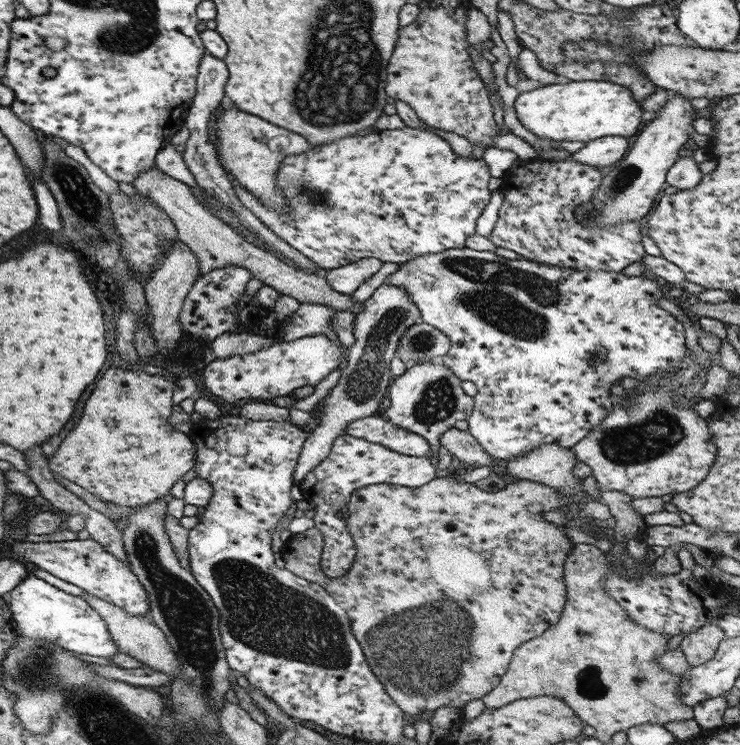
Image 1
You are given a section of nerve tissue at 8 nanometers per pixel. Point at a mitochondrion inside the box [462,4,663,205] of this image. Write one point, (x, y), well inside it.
(629, 37)

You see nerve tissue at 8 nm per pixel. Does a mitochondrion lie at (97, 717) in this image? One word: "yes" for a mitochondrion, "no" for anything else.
yes

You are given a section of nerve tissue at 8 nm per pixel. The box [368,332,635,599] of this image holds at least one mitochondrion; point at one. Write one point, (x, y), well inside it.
(437, 402)

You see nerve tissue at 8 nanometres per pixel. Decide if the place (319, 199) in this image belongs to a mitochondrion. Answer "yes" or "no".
yes

